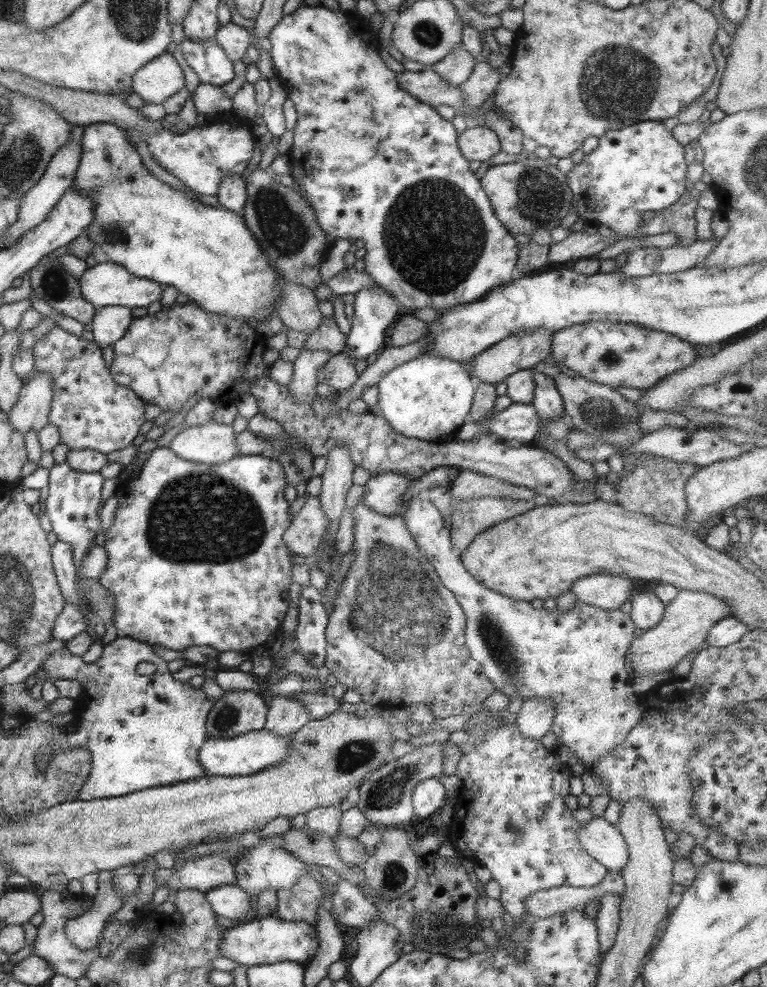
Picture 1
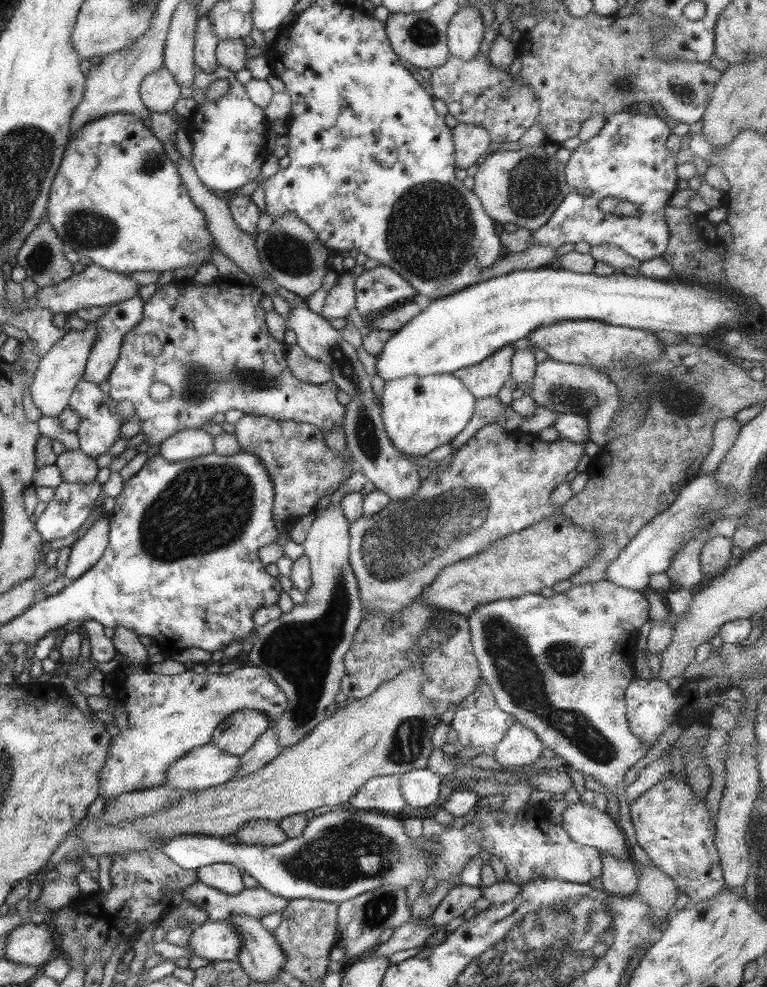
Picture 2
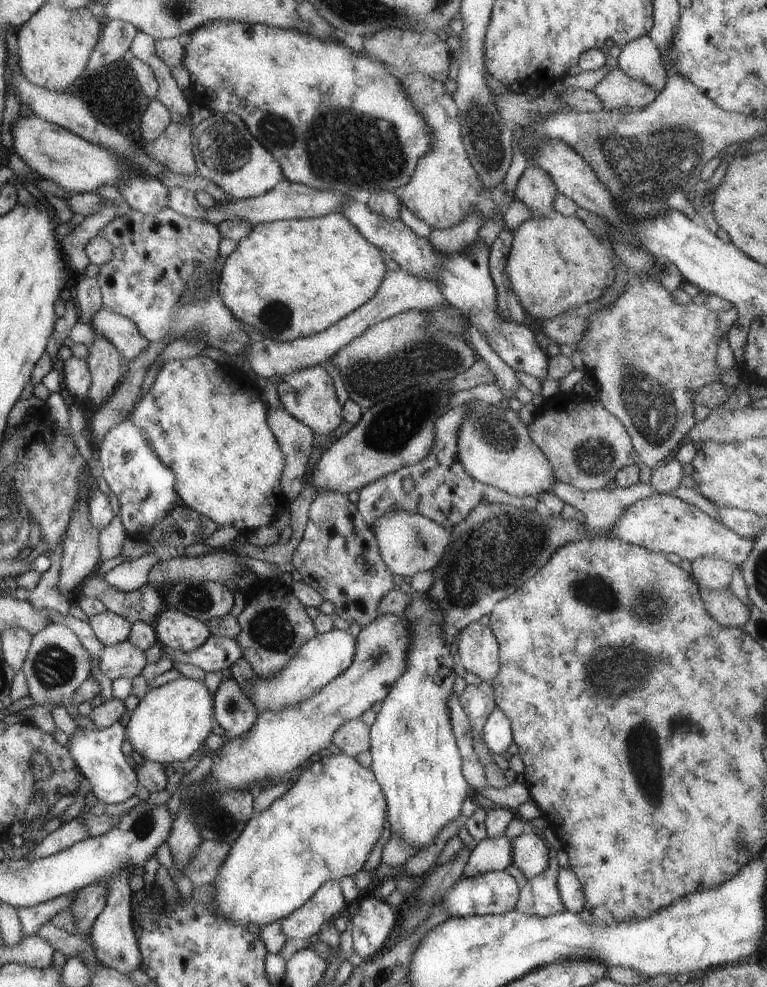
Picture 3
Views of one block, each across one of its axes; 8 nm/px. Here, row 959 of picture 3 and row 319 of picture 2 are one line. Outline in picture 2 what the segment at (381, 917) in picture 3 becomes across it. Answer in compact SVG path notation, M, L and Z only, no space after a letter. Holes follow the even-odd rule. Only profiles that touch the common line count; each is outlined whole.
M387 266L364 269L355 278L355 310L363 321L375 317L381 308L407 298L416 298L413 286Z

